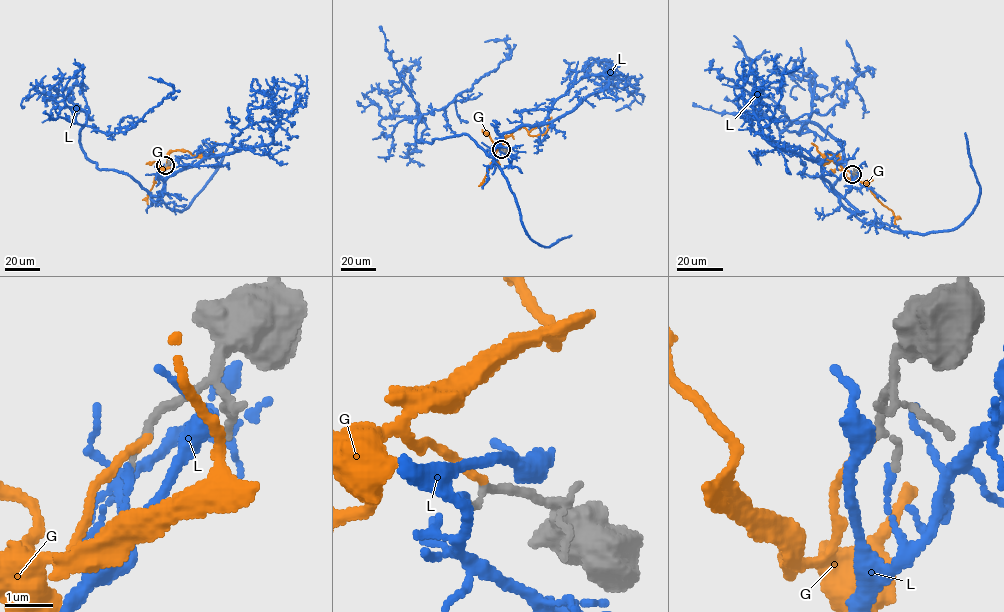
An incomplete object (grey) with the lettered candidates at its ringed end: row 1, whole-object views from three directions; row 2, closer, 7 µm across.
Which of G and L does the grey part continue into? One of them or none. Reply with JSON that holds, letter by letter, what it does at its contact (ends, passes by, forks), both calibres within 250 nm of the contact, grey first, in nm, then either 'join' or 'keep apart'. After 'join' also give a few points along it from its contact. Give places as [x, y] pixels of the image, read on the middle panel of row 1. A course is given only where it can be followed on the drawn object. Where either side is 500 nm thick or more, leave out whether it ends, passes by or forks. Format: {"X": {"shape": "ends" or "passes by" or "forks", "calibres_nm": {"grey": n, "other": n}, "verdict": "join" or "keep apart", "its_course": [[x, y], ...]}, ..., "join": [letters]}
{"G": {"shape": "ends", "calibres_nm": {"grey": 200, "other": 150}, "verdict": "join", "its_course": [[502, 149], [499, 146], [504, 143], [504, 138], [523, 126], [530, 135], [544, 134], [551, 117]]}, "L": {"shape": "ends", "calibres_nm": {"grey": 130, "other": 120}, "verdict": "keep apart"}, "join": ["G"]}

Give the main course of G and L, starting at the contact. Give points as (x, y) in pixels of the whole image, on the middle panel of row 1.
G: (502, 149), (499, 146), (504, 143), (504, 138), (523, 126), (530, 135), (544, 134), (551, 117)
L: (501, 149), (500, 139), (488, 155), (463, 134), (416, 138), (423, 114), (506, 58), (504, 41), (484, 42)

